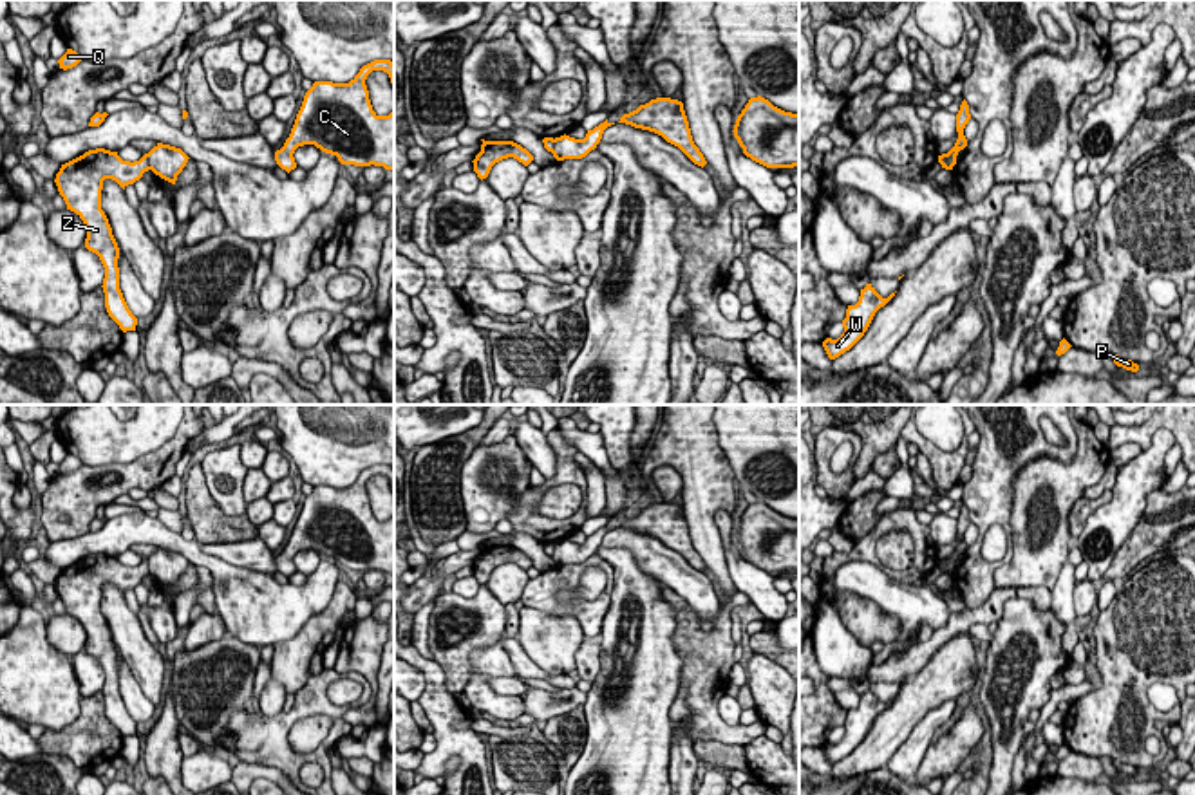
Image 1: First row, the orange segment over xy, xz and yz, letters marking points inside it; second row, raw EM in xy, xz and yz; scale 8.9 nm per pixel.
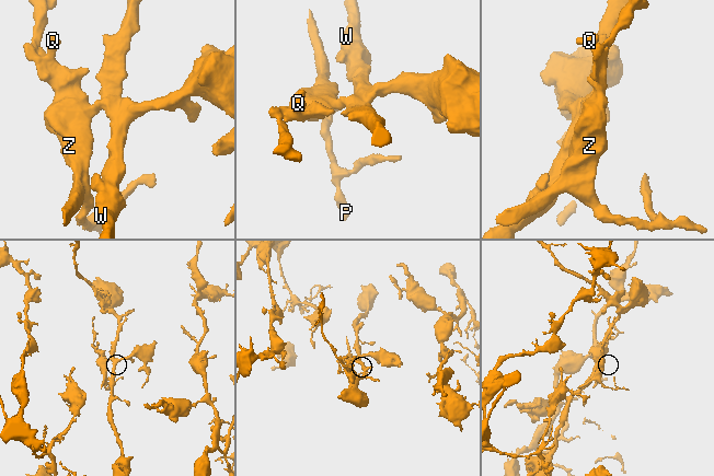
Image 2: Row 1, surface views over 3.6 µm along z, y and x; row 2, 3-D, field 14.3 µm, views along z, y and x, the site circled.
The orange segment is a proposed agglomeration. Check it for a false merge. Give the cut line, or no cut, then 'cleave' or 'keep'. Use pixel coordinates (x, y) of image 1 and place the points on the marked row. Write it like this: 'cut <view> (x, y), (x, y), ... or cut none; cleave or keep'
cut xy (145, 154), (150, 168); cleave

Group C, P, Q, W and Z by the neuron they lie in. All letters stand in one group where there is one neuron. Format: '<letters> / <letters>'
C W / P Q Z

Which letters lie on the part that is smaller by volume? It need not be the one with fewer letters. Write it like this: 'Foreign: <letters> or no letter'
Foreign: P, Q, Z

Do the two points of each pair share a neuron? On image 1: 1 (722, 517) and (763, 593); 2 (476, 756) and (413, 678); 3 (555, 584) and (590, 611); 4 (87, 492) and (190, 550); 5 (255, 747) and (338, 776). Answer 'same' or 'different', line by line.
1: same
2: different
3: same
4: different
5: different

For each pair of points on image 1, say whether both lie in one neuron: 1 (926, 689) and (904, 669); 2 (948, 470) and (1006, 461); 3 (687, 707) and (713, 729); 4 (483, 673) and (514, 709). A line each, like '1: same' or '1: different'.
1: different
2: different
3: same
4: same

